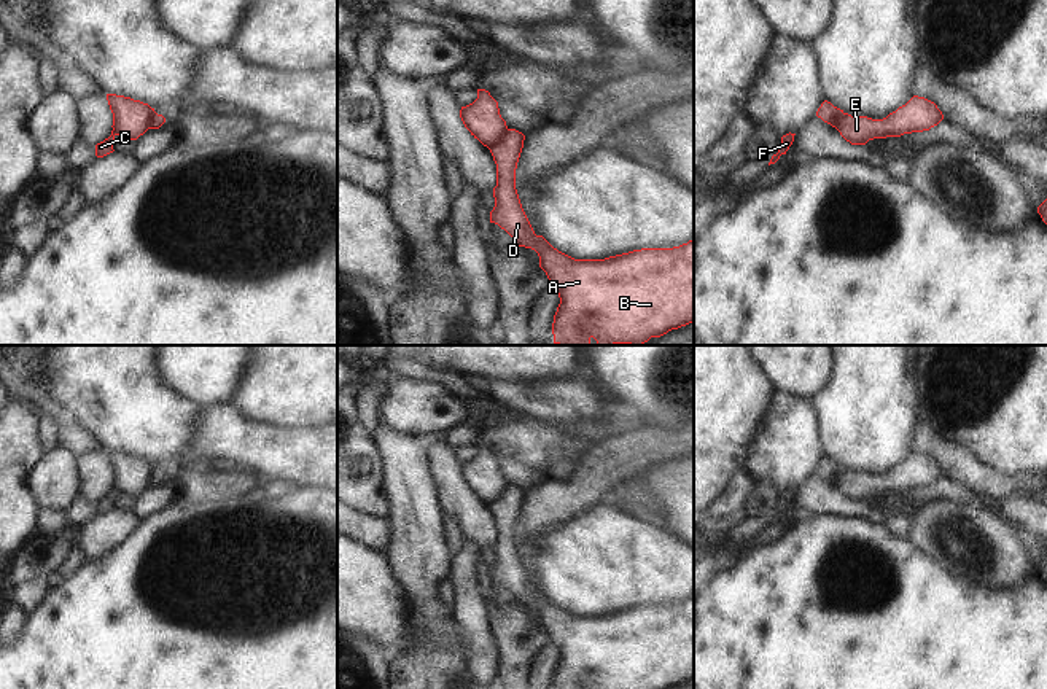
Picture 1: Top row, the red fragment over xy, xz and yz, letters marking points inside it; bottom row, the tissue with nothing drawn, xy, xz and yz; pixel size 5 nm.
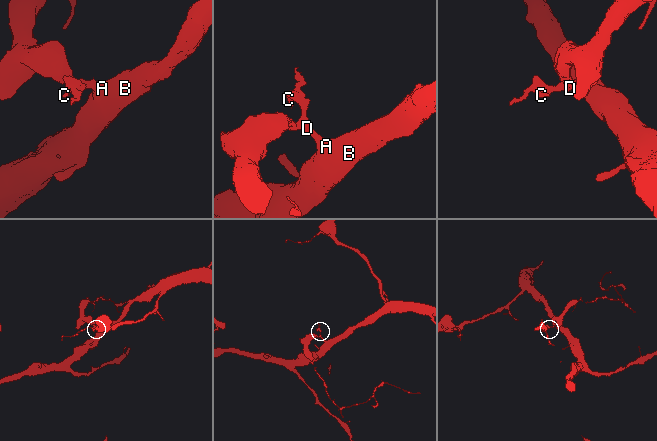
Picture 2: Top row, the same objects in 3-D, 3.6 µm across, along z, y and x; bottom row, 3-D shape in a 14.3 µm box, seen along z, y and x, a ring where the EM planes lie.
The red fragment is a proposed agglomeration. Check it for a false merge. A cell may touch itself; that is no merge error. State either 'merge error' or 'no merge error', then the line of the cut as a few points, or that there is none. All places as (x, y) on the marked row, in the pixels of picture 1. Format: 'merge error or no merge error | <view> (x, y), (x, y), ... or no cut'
merge error | xz (508, 129), (487, 147)

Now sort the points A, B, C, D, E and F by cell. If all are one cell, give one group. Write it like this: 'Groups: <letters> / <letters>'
Groups: A B D E / C F.

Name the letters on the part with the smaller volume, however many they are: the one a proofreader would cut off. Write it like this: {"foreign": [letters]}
{"foreign": ["C", "F"]}

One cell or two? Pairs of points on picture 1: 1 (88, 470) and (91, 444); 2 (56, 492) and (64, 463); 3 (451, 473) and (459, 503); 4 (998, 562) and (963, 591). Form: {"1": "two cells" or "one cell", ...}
{"1": "two cells", "2": "one cell", "3": "one cell", "4": "two cells"}

